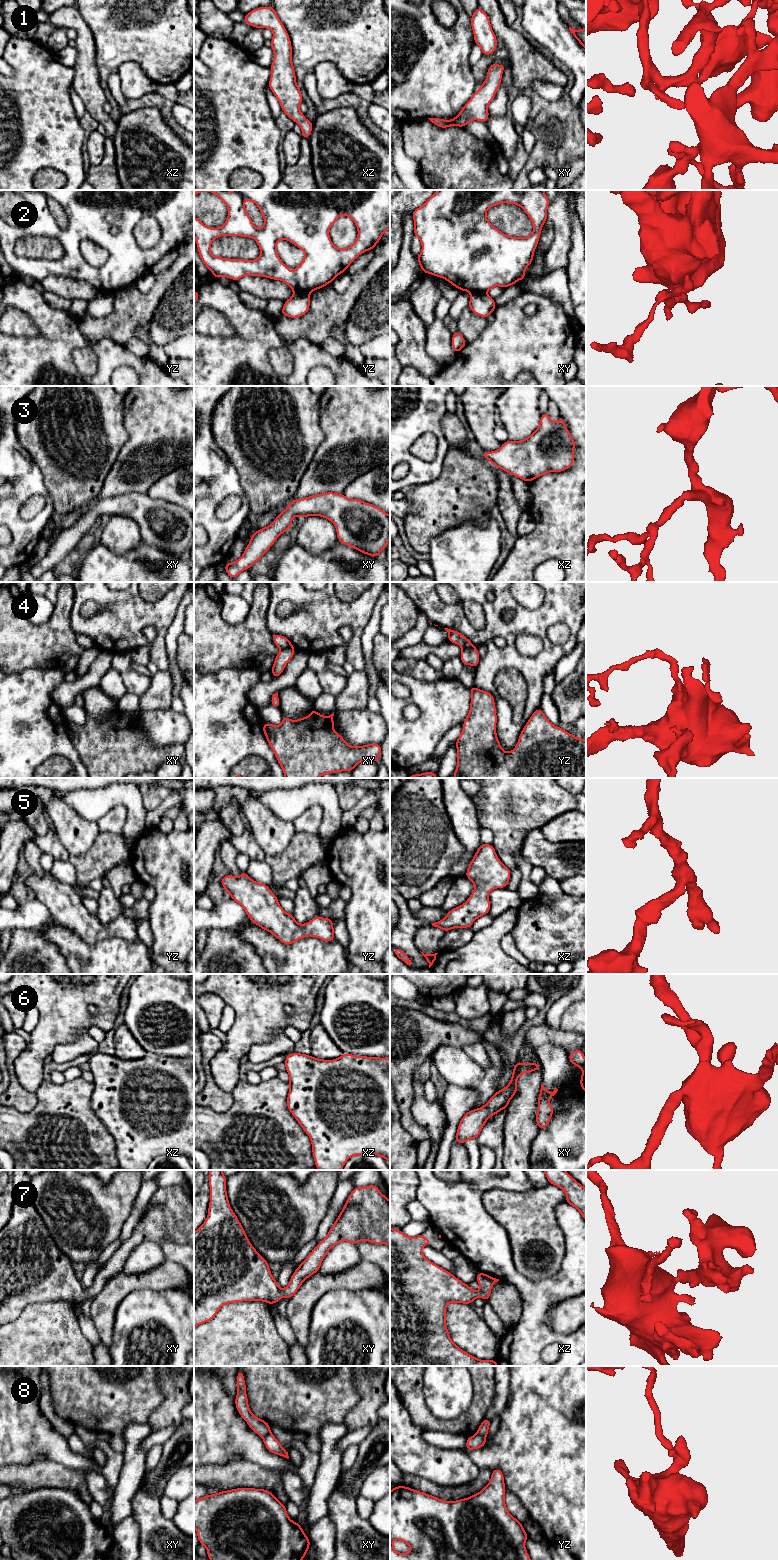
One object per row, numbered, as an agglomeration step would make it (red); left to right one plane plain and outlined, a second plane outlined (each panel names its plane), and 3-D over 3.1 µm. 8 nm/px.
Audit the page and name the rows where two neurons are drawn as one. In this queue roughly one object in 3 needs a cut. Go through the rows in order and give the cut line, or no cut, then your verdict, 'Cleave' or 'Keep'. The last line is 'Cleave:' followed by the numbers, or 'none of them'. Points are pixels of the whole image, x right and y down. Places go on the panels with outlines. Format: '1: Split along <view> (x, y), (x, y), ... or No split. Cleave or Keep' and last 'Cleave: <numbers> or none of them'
1: No split. Keep
2: Split along yz (294, 290), (309, 293). Cleave
3: No split. Keep
4: Split along xy (291, 645), (281, 650). Cleave
5: No split. Keep
6: No split. Keep
7: No split. Keep
8: Split along yz (477, 1433), (485, 1437). Cleave
Cleave: 2, 4, 8

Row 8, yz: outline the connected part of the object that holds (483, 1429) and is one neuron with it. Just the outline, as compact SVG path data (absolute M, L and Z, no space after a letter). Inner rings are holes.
M485 1418L482 1423L480 1424L478 1430L477 1430L477 1434L482 1435L484 1437L487 1436L488 1431L489 1431L489 1427L490 1427L490 1420L488 1420L487 1418Z

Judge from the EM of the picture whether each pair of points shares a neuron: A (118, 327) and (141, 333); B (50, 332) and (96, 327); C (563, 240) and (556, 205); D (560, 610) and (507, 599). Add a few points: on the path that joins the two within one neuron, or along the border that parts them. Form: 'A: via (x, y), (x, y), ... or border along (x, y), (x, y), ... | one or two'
A: border along (147, 330), (138, 326), (132, 336) | two
B: border along (77, 320), (79, 330), (87, 344) | two
C: via (562, 231), (561, 220), (558, 214) | one
D: via (547, 614), (524, 615), (520, 611) | one

